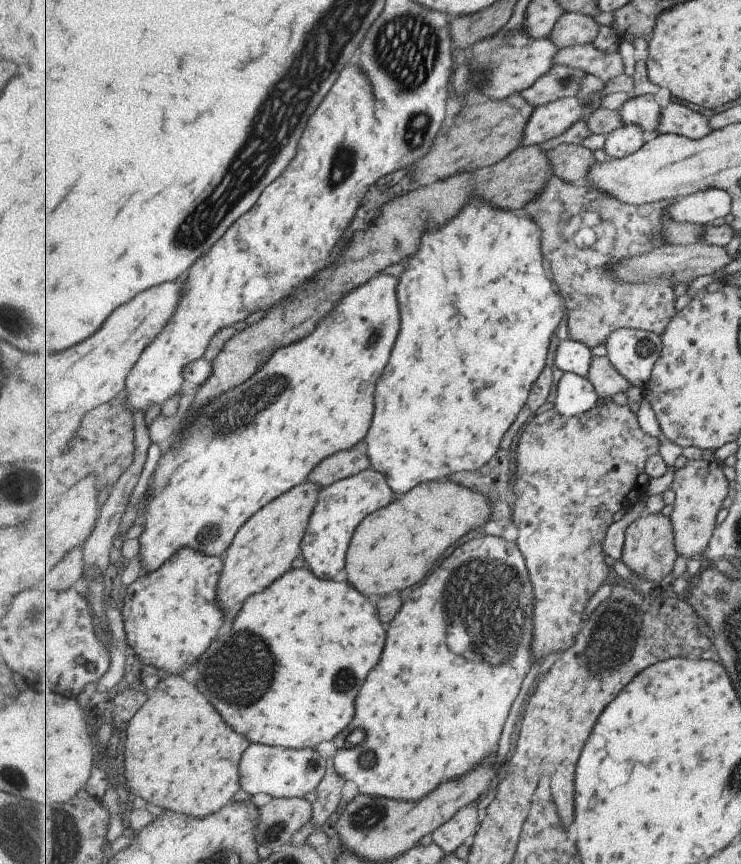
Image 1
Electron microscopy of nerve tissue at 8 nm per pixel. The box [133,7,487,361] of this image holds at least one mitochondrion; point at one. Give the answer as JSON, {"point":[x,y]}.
{"point":[407,47]}

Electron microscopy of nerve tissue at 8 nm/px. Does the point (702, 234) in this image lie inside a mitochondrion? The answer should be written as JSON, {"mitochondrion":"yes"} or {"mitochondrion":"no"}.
{"mitochondrion":"no"}

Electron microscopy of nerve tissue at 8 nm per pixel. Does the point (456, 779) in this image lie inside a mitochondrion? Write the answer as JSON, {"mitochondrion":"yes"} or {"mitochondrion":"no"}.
{"mitochondrion":"no"}

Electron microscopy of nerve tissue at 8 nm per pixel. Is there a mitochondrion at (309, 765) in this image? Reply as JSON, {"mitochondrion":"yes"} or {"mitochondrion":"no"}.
{"mitochondrion":"yes"}

